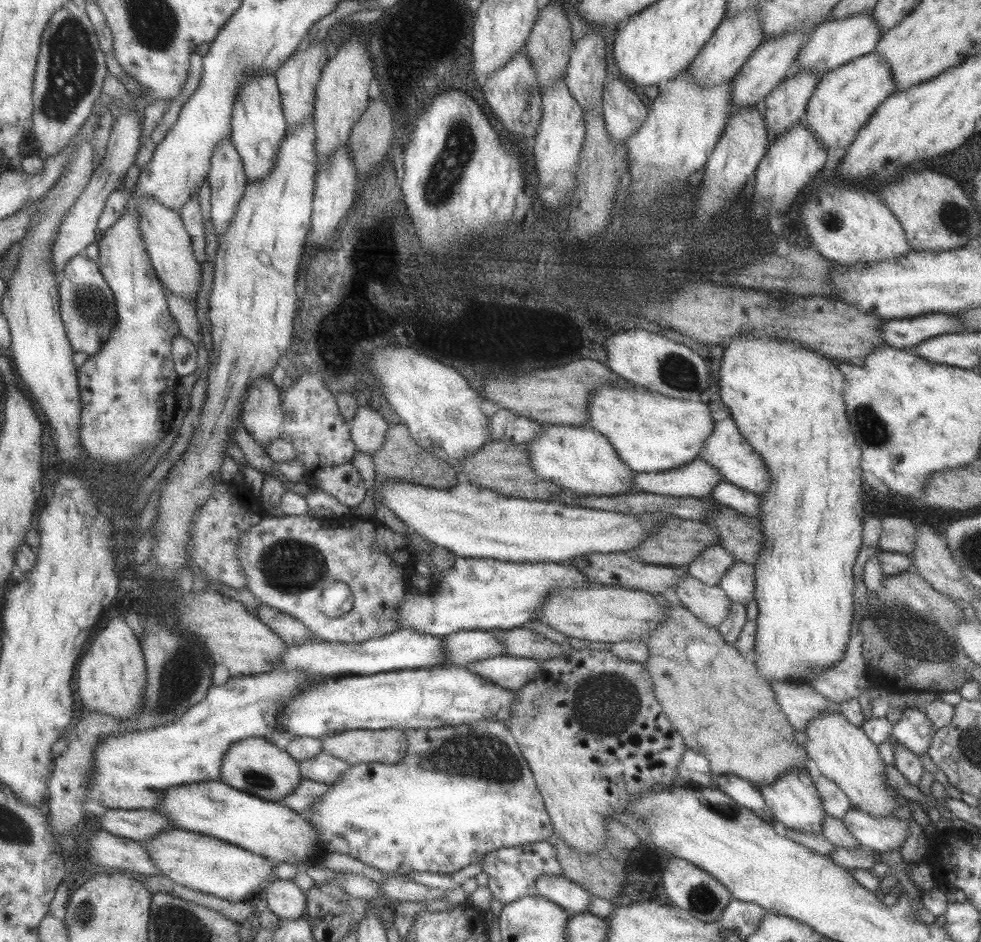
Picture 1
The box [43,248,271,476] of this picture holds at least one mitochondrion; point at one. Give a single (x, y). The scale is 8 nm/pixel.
(91, 308)

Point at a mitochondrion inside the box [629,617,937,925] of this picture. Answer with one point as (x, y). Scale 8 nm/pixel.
(702, 899)

